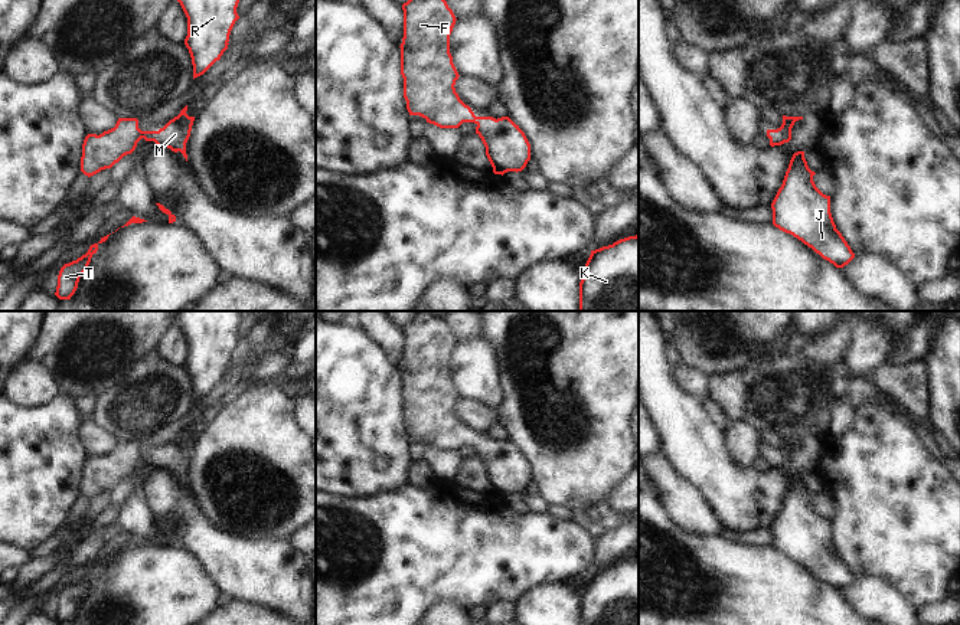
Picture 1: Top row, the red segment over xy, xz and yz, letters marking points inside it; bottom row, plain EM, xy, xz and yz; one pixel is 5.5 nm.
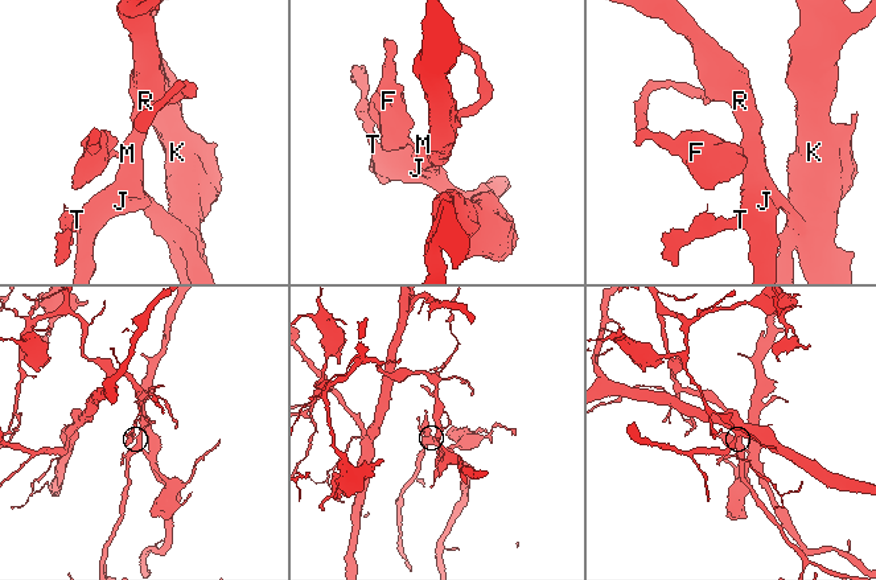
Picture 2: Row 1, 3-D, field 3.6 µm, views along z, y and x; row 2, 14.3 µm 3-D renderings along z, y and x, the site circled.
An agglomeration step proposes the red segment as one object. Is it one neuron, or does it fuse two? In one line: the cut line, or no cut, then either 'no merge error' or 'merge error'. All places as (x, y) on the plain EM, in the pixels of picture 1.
no cut; no merge error

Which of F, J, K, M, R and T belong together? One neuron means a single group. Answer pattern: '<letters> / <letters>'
F J K M R T

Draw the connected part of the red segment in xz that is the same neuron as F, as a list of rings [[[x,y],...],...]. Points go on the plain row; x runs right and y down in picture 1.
[[[415,311],[412,320],[402,327],[404,360],[401,366],[401,397],[404,400],[404,421],[409,438],[419,438],[440,451],[458,451],[463,445],[474,445],[476,457],[486,469],[486,478],[494,497],[522,494],[530,482],[530,467],[525,455],[509,439],[476,439],[455,415],[458,395],[450,376],[450,357],[455,338],[443,318],[431,311]]]

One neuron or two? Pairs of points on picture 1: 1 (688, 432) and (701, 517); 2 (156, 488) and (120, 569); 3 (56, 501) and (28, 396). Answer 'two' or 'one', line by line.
1: two
2: two
3: two

